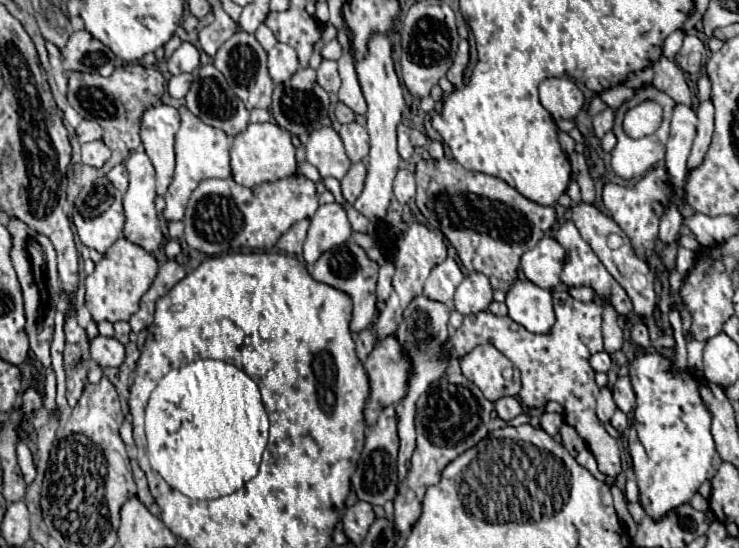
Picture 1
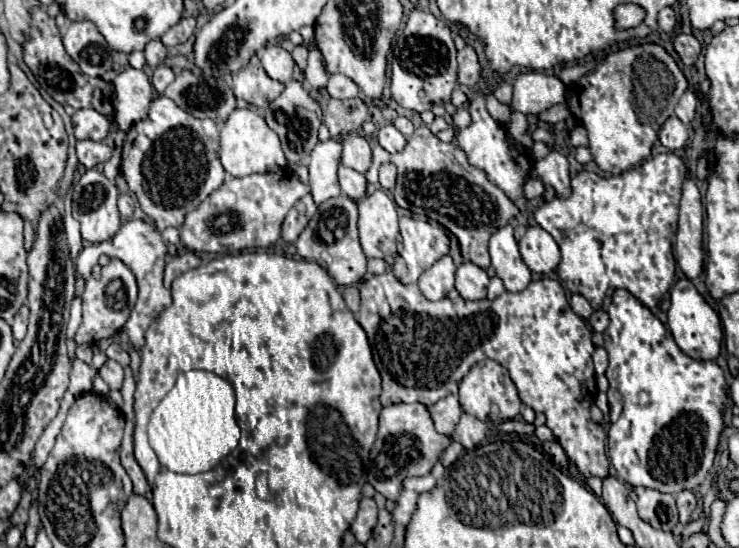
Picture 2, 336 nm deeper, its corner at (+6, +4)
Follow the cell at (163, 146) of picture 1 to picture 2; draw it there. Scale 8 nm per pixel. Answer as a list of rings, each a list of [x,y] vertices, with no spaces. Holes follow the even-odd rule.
[[[126,69],[114,81],[114,121],[118,129],[128,131],[136,119],[148,115],[154,87],[144,71]]]

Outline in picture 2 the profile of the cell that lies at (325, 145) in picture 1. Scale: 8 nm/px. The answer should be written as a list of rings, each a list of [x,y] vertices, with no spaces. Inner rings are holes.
[[[340,165],[338,167],[338,179],[340,179],[340,187],[342,187],[344,195],[348,195],[350,199],[358,201],[358,199],[362,199],[366,195],[368,183],[366,183],[366,177],[362,173]]]

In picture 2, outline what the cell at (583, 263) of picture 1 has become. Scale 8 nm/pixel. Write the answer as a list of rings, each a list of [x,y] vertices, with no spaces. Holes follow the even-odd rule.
[[[662,153],[642,161],[640,165],[620,175],[596,175],[580,171],[572,177],[572,195],[568,199],[554,197],[536,209],[536,223],[548,231],[560,251],[562,261],[558,265],[558,277],[572,291],[584,295],[594,309],[602,309],[606,291],[624,287],[648,309],[656,309],[662,295],[670,289],[676,273],[676,261],[672,255],[672,237],[676,235],[678,201],[682,195],[682,183],[686,179],[686,163],[676,153]]]

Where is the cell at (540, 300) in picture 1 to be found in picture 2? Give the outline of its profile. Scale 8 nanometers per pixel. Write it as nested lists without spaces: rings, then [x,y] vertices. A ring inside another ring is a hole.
[[[506,225],[504,229],[498,229],[490,239],[490,257],[492,267],[496,269],[496,277],[502,279],[506,291],[524,291],[528,283],[532,281],[530,269],[520,257],[518,243],[512,235],[512,225]]]

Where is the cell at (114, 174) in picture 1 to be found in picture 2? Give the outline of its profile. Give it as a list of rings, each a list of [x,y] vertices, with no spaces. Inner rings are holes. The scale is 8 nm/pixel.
[[[120,193],[118,209],[120,209],[122,219],[130,219],[134,215],[134,205],[136,205],[136,199],[130,193]]]

